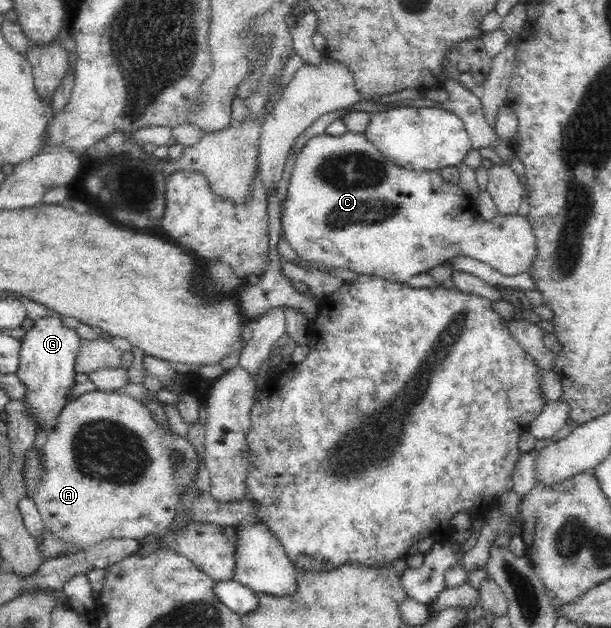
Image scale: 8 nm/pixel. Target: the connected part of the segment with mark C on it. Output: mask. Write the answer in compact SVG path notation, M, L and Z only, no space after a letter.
M348 131L339 136L325 133L308 140L295 162L295 168L293 169L284 200L283 210L280 211L282 237L291 246L293 253L299 258L299 262L307 262L303 270L314 271L316 269L327 272L331 269L347 268L359 274L359 276L375 275L392 283L407 283L415 275L427 274L433 267L443 265L448 261L451 262L454 257L463 255L487 263L493 269L497 269L499 273L511 277L528 271L538 248L536 235L533 233L532 225L529 224L526 217L521 217L521 215L517 214L499 215L490 221L481 220L478 216L476 202L472 198L466 197L465 192L459 188L459 185L443 179L437 170L406 170L395 165L394 162L389 162L377 150L377 147L367 141L363 133L356 134Z

